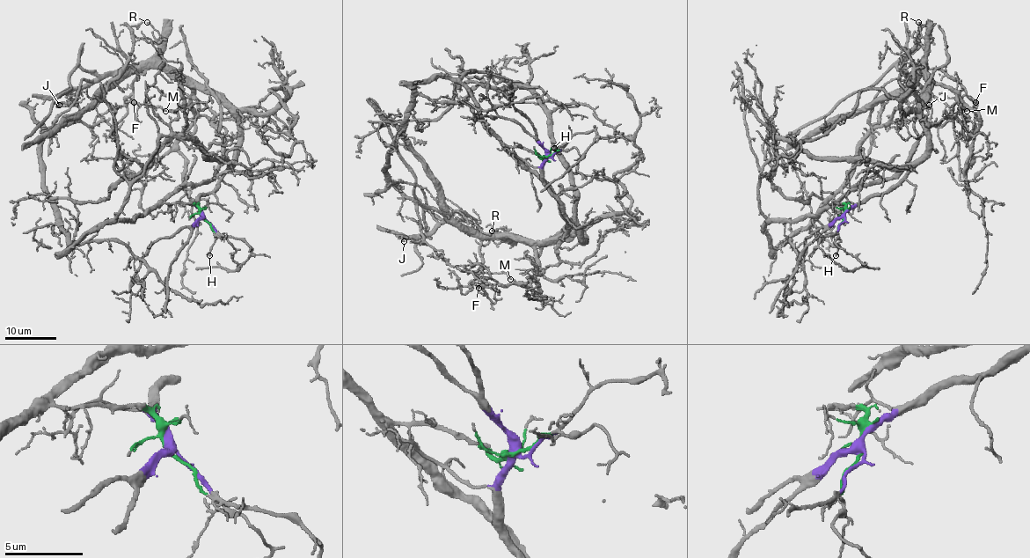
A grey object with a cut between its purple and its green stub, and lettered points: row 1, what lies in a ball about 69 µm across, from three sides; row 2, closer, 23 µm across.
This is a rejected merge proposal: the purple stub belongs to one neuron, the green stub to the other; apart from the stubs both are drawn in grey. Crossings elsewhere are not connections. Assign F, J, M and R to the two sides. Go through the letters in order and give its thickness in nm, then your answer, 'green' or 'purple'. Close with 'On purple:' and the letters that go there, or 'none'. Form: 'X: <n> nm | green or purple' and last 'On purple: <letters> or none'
F: 130 nm | purple
J: 140 nm | purple
M: 130 nm | purple
R: 110 nm | purple
On purple: F, J, M, R

